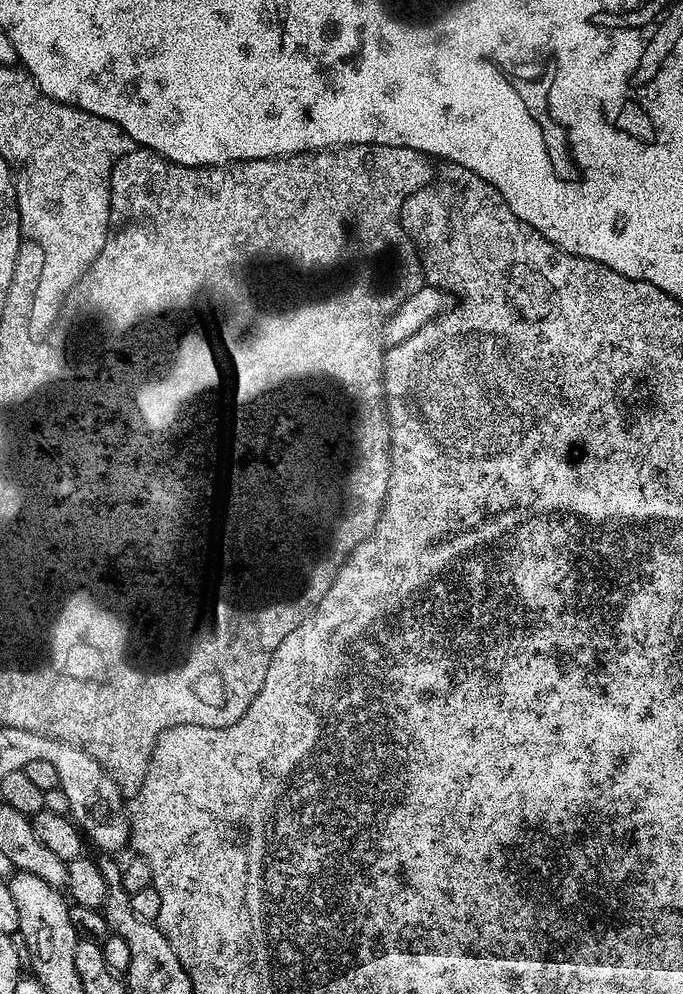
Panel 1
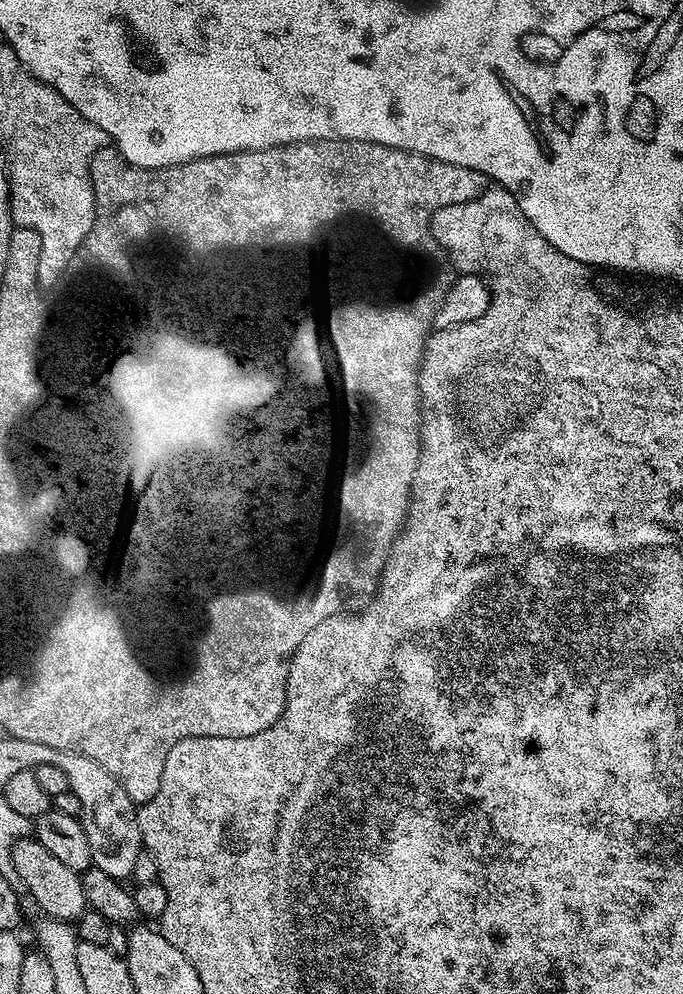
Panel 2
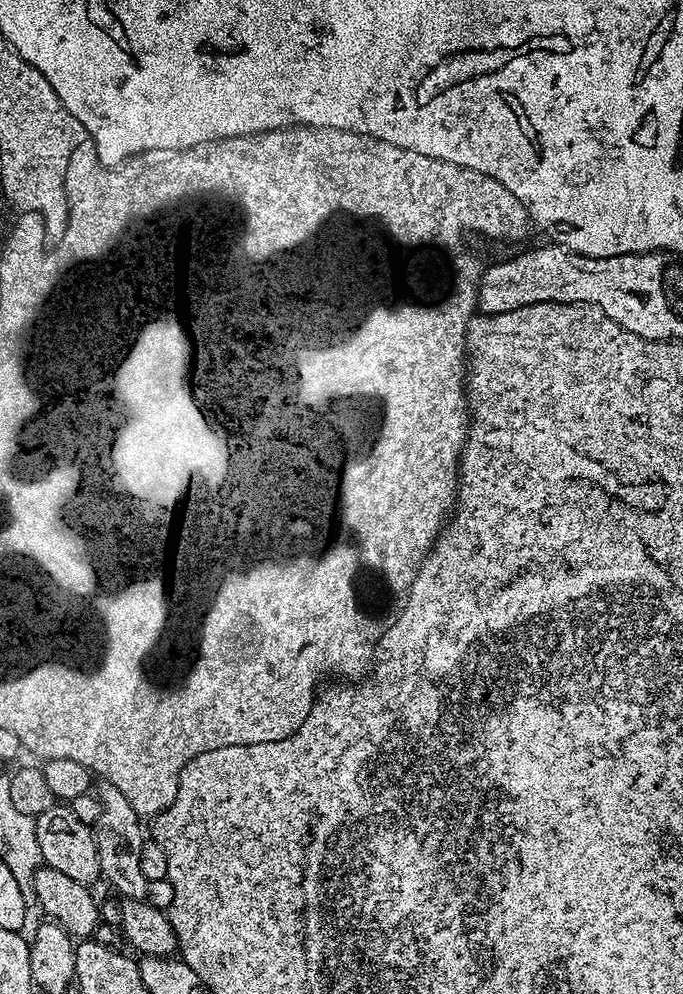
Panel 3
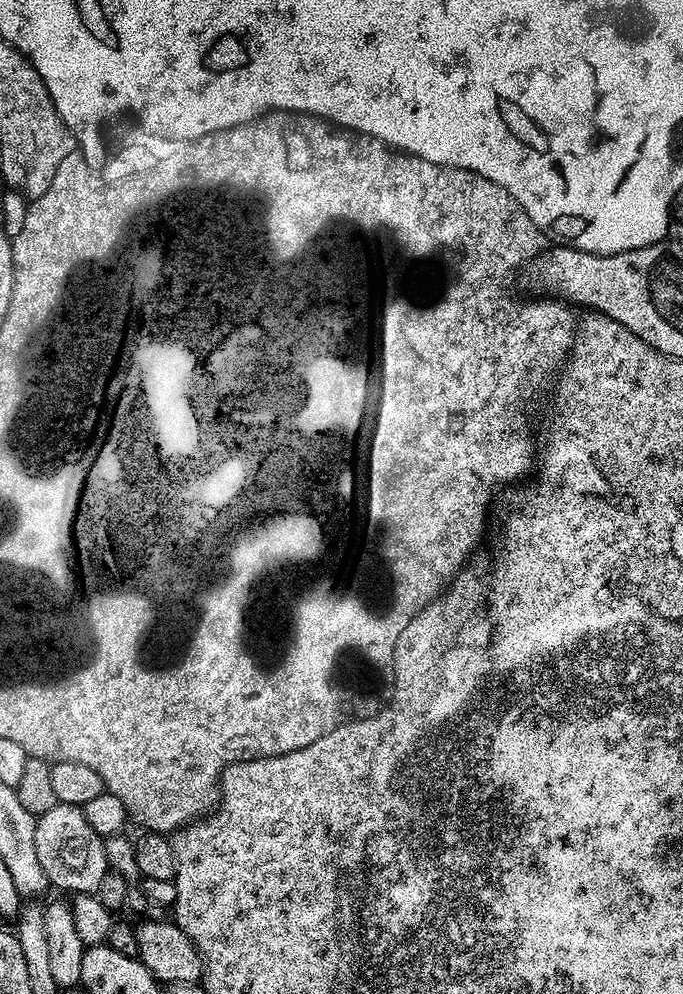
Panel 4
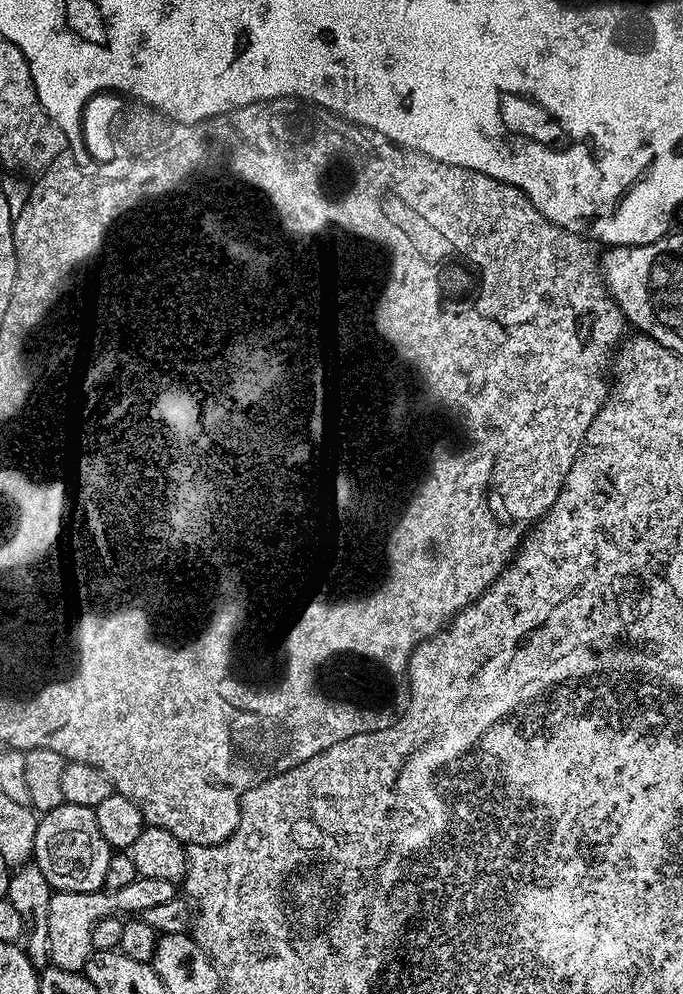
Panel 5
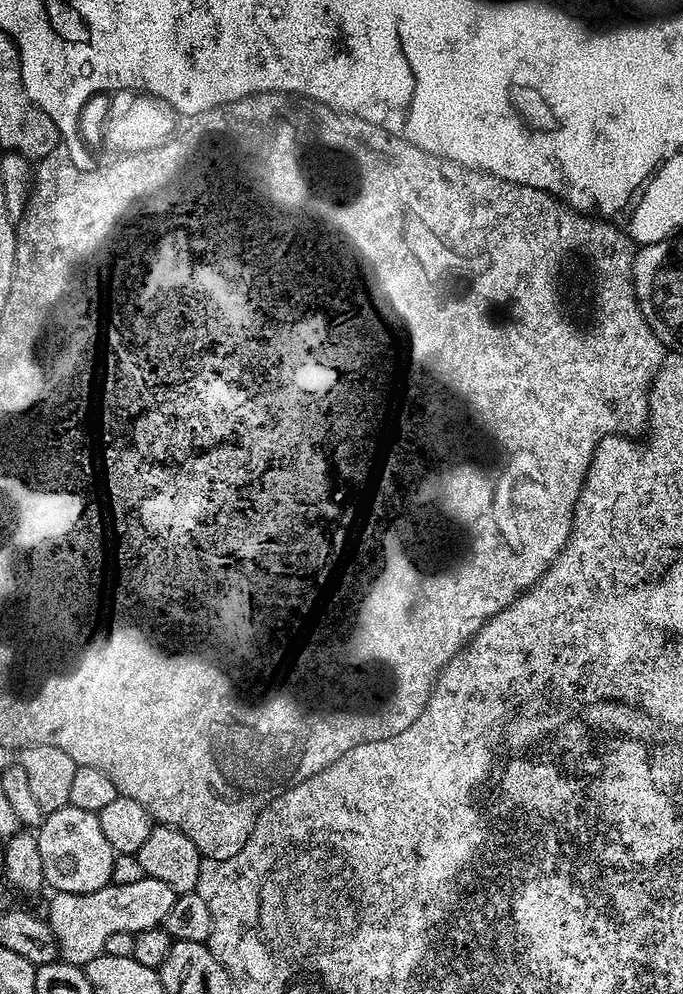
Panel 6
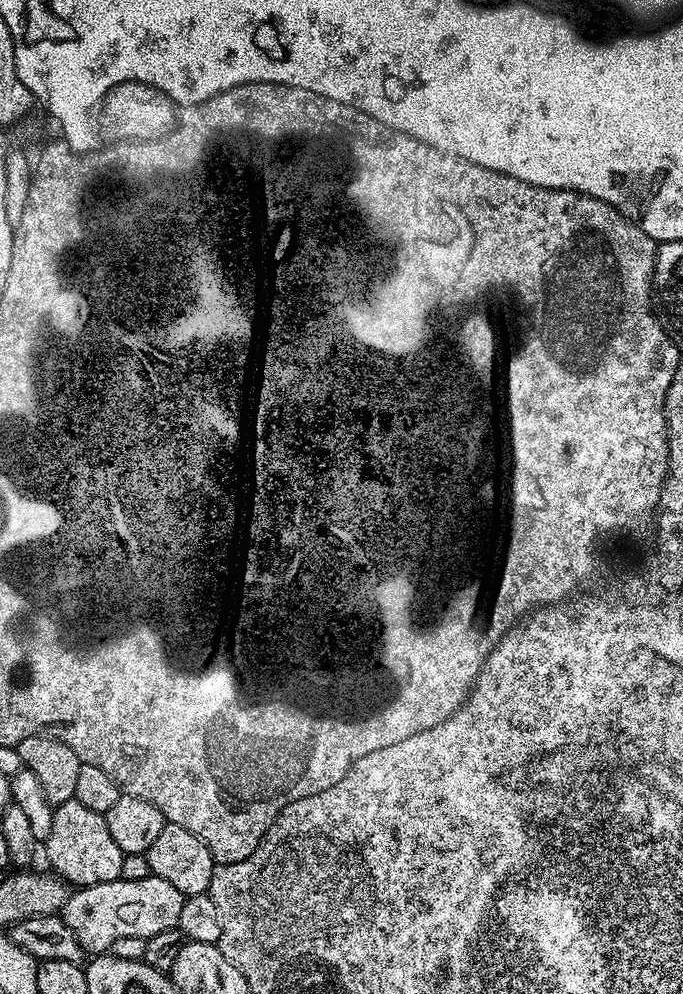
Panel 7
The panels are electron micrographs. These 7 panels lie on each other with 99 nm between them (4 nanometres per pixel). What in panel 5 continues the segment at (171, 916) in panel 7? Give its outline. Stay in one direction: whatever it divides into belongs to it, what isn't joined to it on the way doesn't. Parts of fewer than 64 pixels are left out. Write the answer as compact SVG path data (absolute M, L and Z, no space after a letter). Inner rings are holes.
M145 876L130 882L130 886L122 886L122 890L113 892L104 890L99 895L95 892L53 891L50 898L50 954L48 955L51 967L71 972L83 972L84 964L94 951L92 934L98 919L98 912L100 916L143 914L146 910L150 910L150 906L173 903L177 899L176 891L178 892L178 888L175 884ZM96 904L100 907L97 912Z

